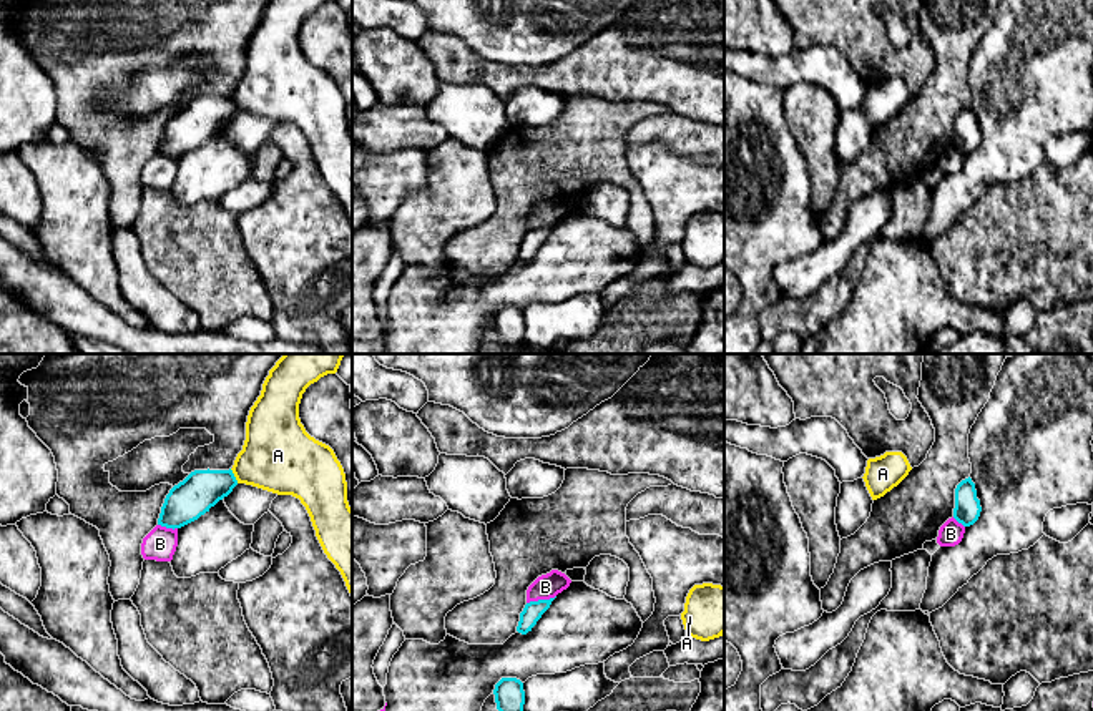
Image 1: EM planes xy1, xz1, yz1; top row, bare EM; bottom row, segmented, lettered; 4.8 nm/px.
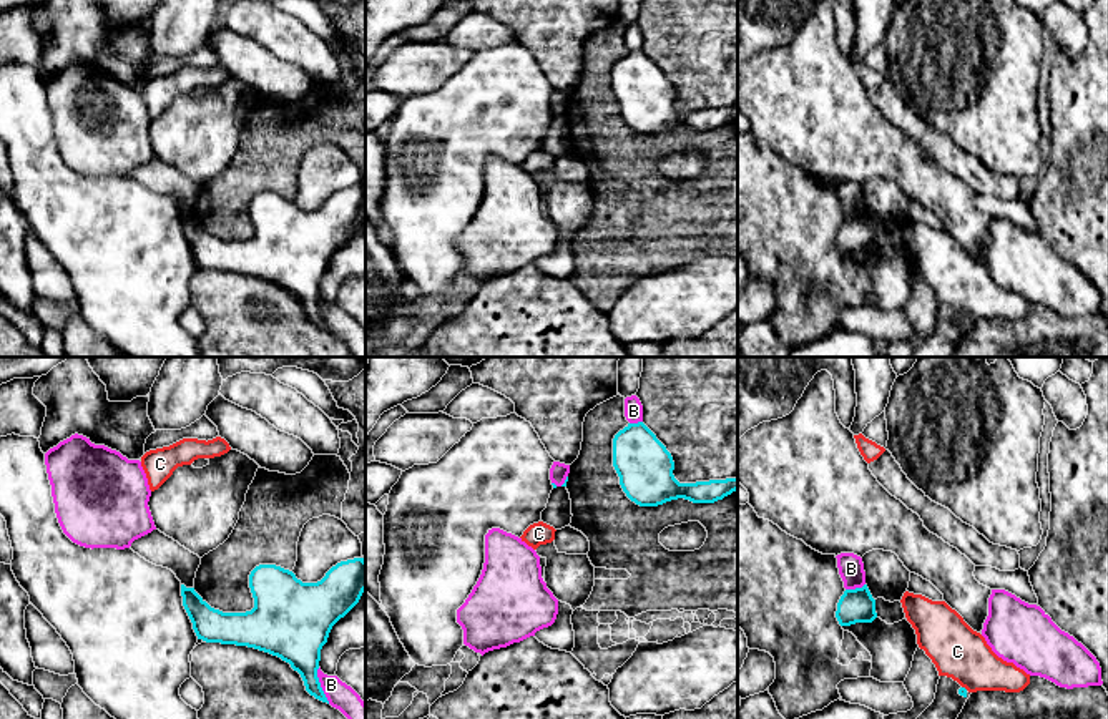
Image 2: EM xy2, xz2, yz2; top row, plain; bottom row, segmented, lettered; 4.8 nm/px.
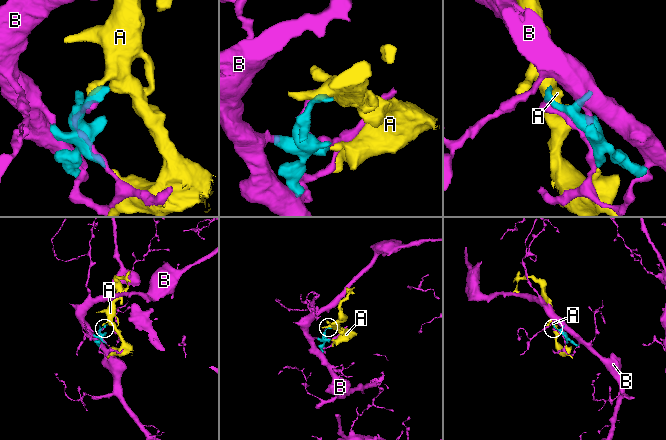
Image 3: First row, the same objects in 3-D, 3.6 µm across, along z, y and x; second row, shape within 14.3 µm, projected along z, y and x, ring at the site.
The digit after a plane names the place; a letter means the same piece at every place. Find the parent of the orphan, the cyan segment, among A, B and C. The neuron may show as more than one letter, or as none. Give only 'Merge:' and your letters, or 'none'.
Merge: A

